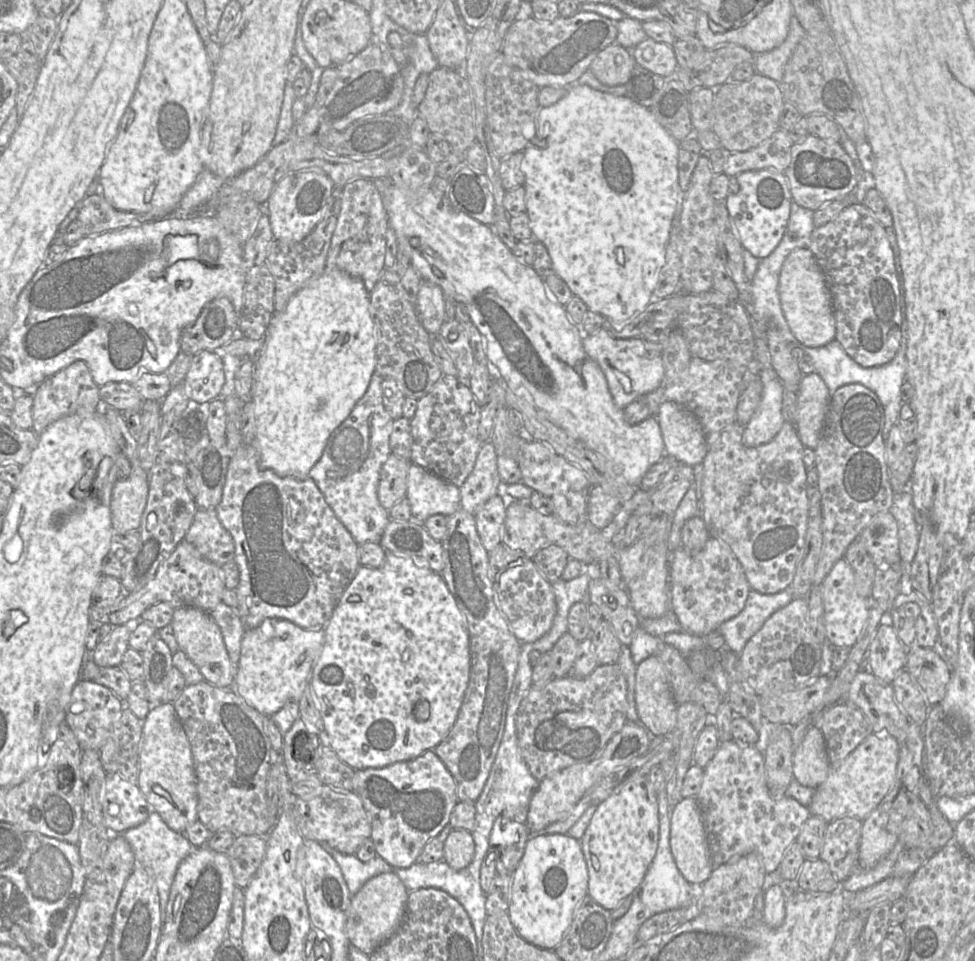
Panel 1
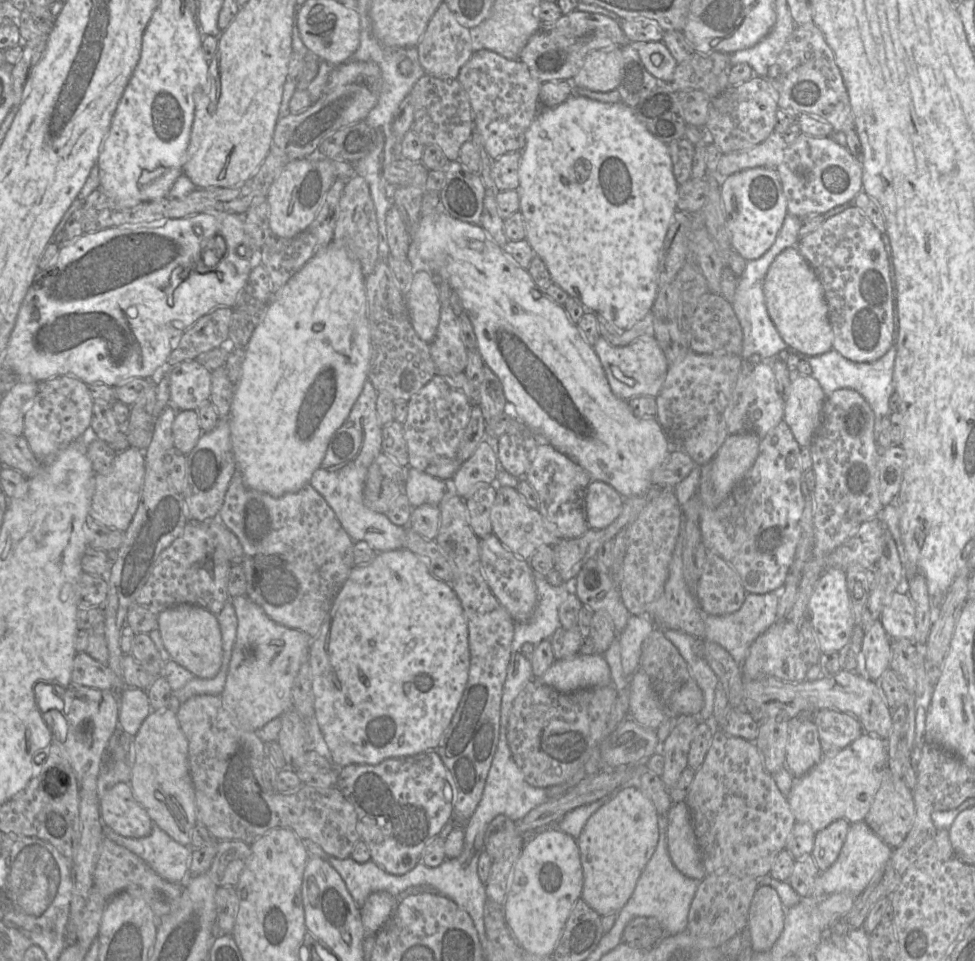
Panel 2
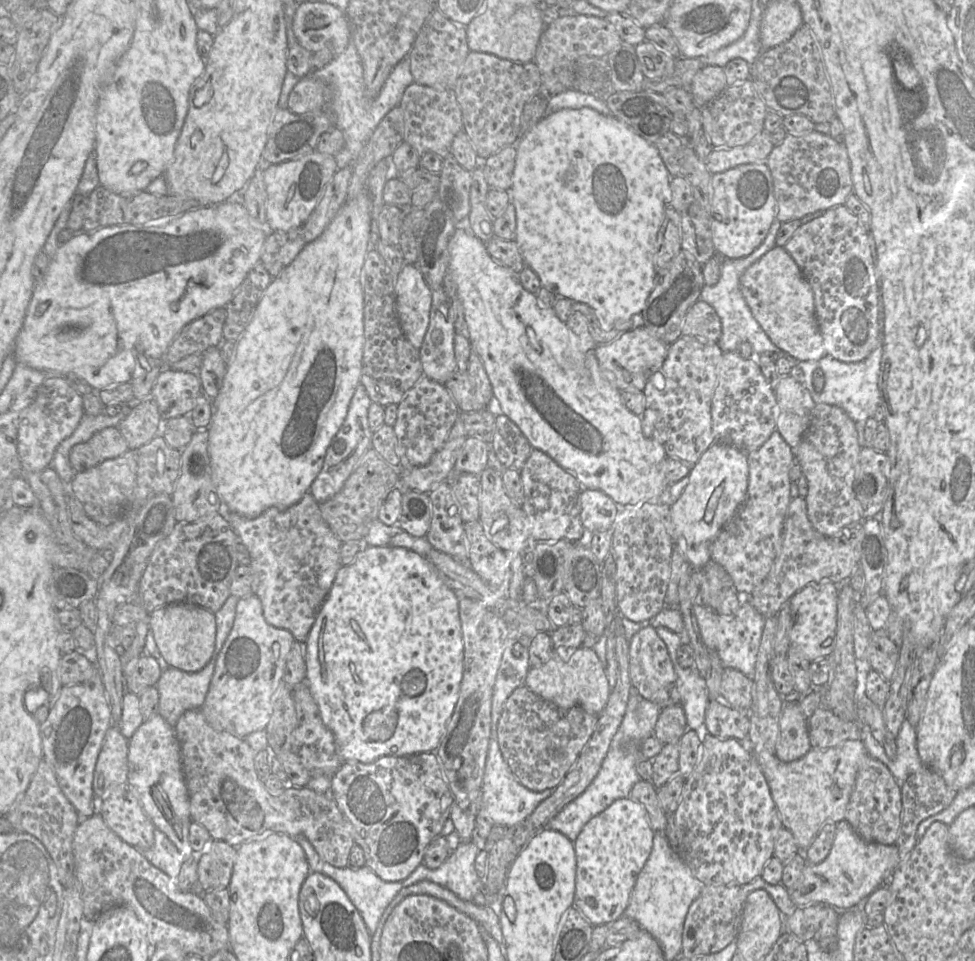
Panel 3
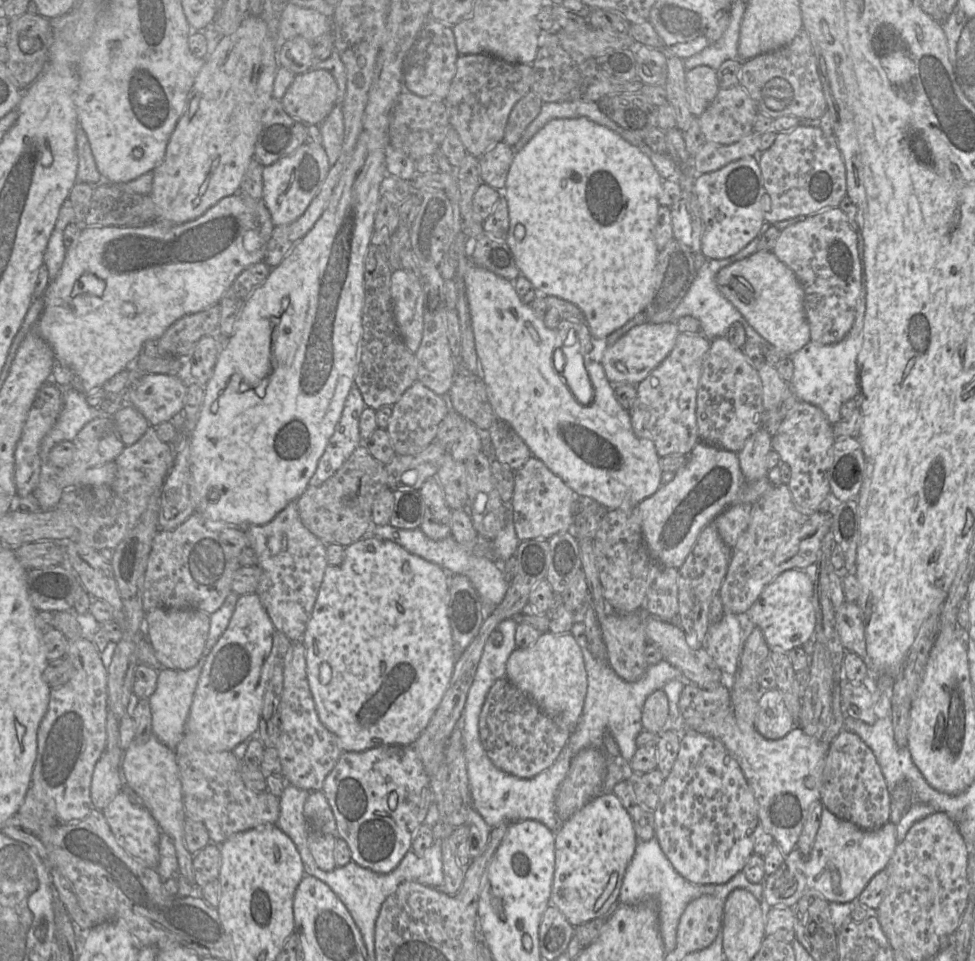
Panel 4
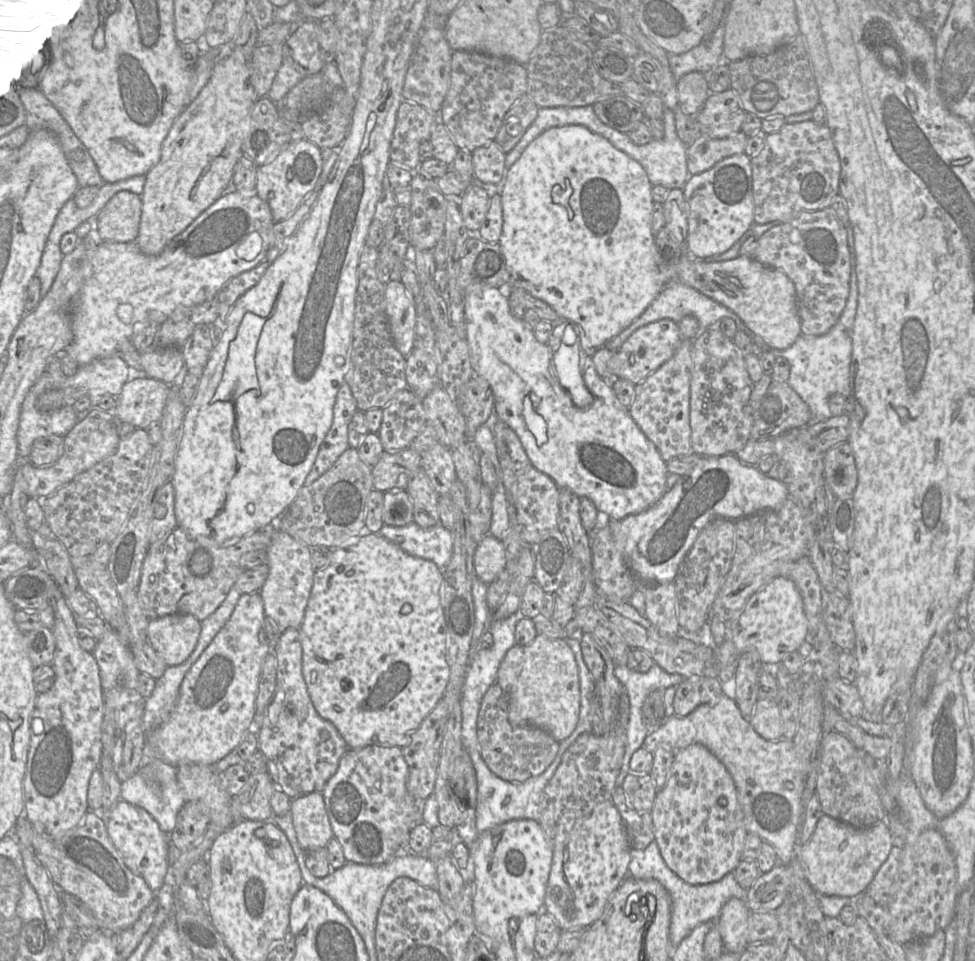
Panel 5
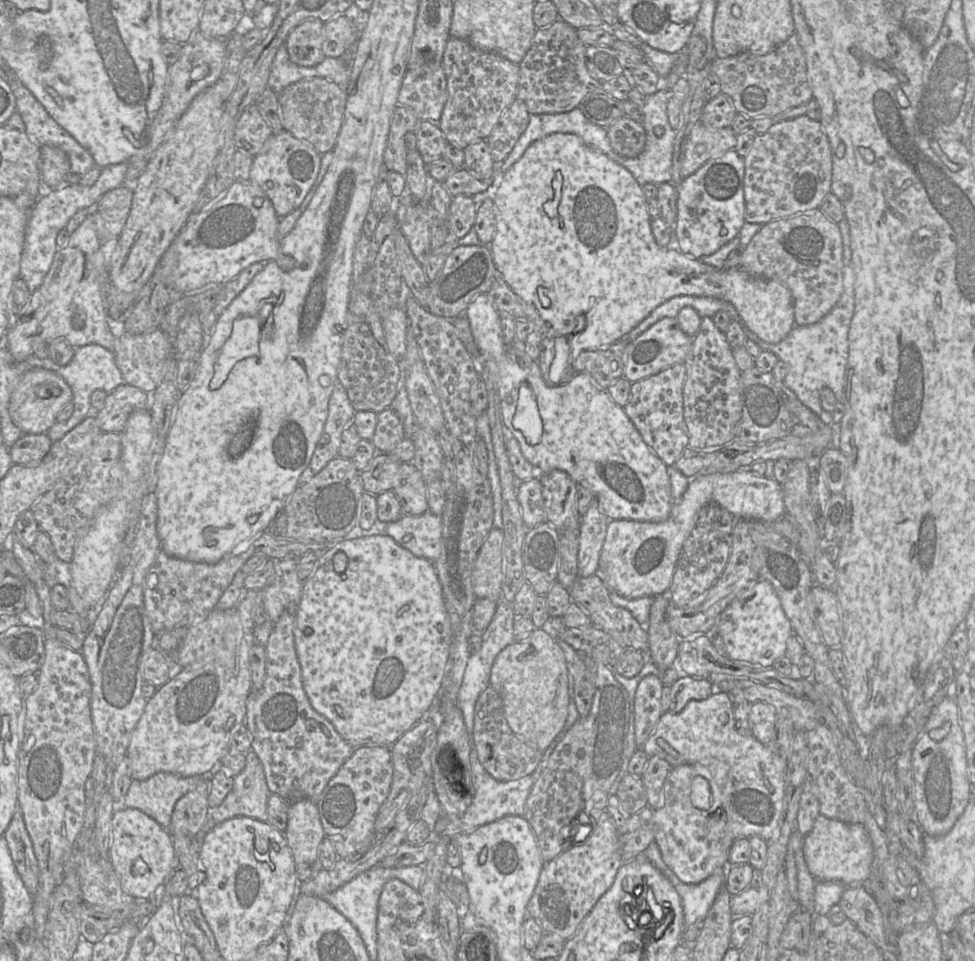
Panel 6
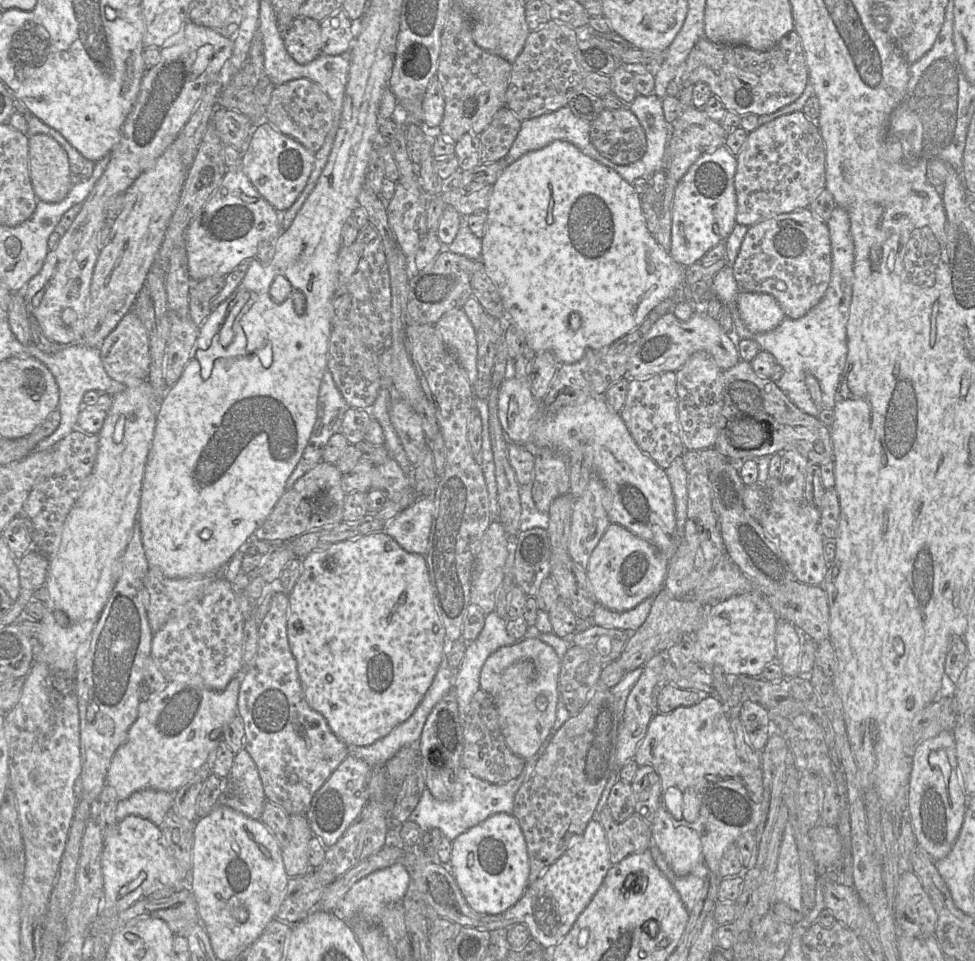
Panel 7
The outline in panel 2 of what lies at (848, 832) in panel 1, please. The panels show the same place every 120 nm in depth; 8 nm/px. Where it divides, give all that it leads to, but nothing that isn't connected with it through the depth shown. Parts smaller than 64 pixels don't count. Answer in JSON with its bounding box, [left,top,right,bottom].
[811,819,849,872]

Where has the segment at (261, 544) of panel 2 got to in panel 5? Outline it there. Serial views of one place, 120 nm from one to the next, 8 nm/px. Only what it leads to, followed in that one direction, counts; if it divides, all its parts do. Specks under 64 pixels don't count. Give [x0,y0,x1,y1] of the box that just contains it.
[259,524,315,633]

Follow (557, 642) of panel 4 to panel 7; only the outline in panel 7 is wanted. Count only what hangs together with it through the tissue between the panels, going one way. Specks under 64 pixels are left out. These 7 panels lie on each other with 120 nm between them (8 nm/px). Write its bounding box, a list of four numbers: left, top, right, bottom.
[480,637,560,760]

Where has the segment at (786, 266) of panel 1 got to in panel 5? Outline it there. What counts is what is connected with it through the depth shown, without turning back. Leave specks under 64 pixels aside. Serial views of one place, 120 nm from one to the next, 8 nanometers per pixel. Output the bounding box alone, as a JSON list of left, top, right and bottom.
[676,254,802,350]

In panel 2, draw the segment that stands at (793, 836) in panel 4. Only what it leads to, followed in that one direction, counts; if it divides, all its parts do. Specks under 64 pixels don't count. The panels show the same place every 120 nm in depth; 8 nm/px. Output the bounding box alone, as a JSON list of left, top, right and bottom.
[786,733,887,833]

